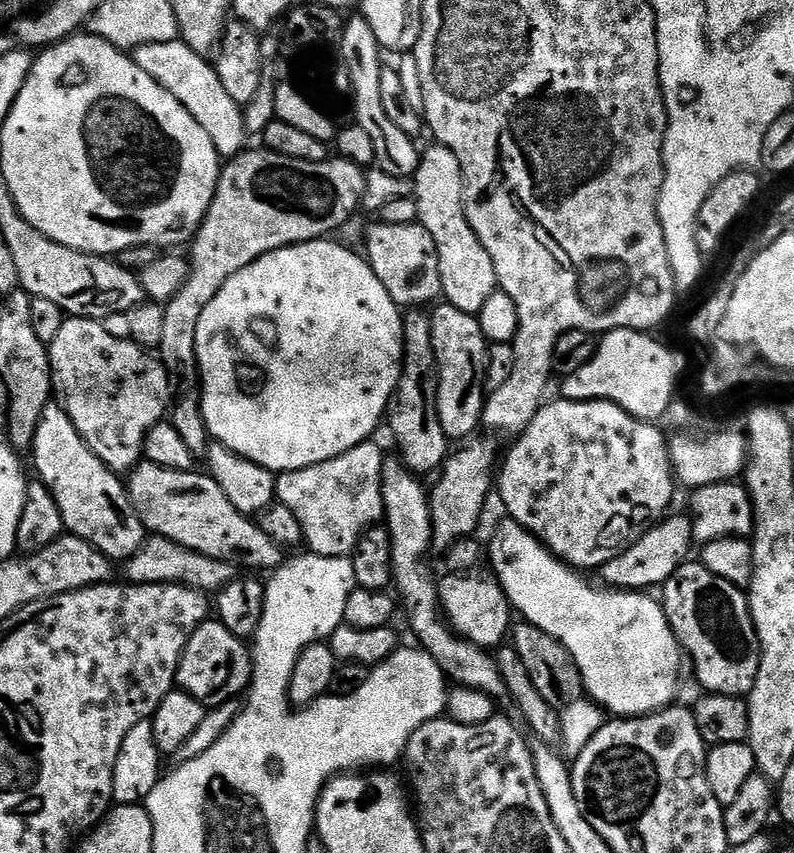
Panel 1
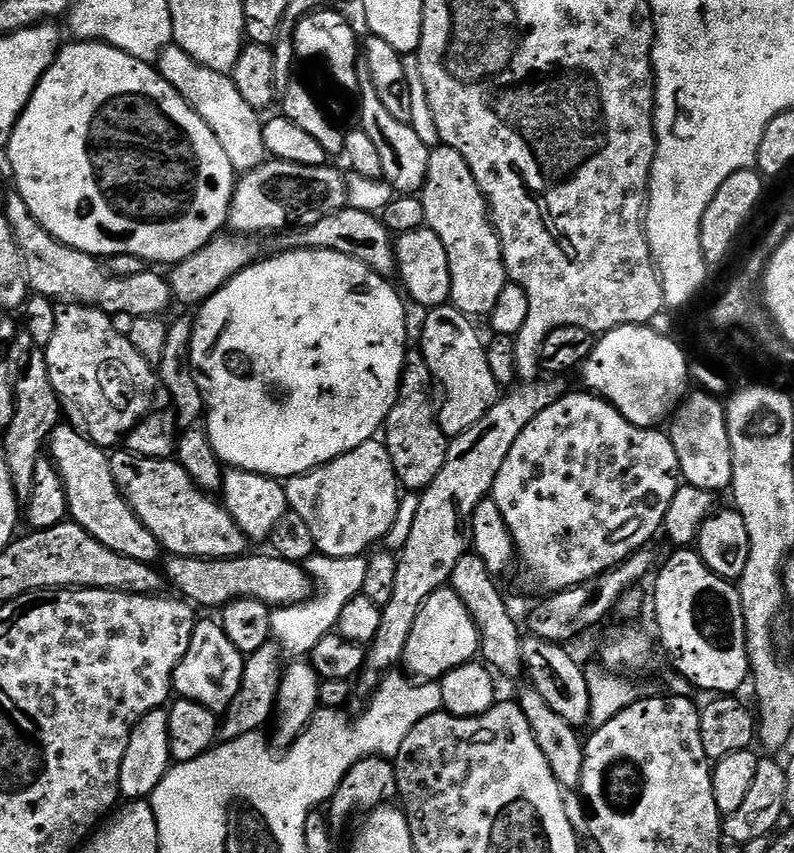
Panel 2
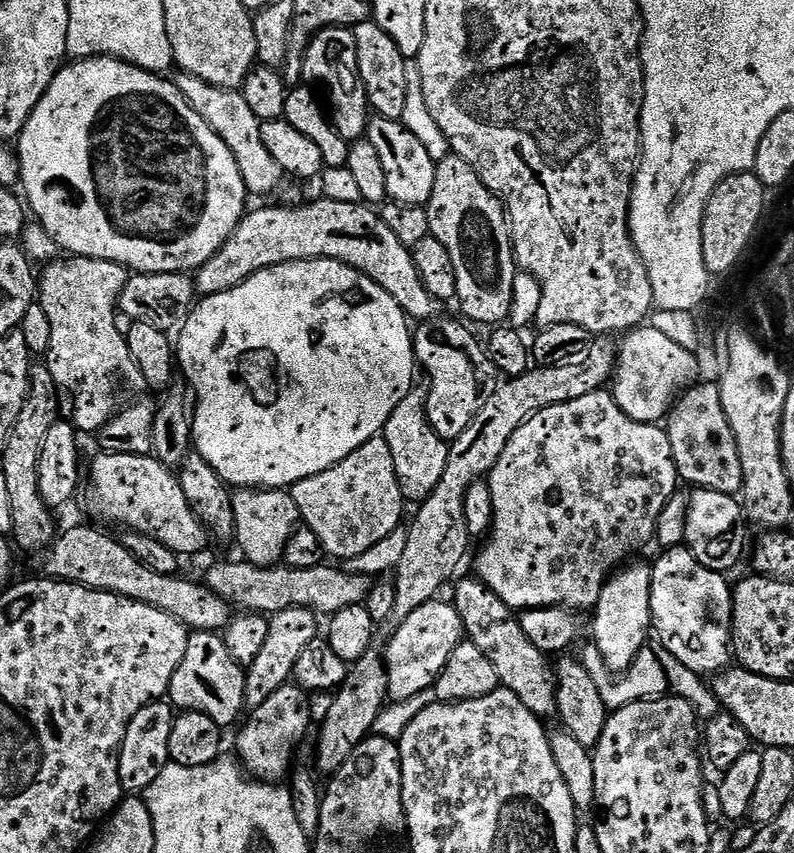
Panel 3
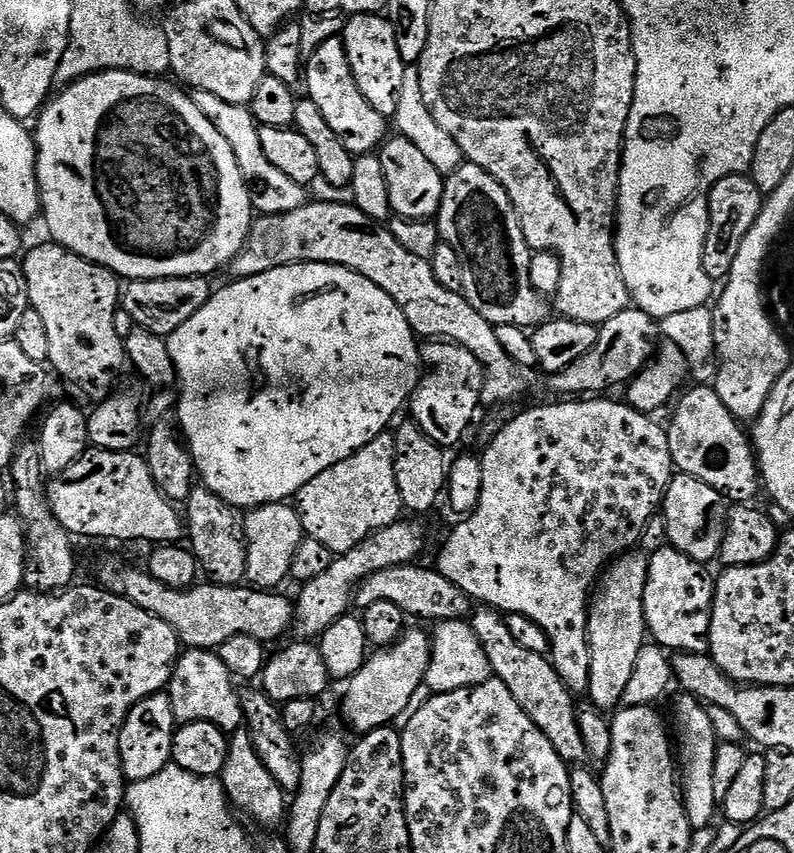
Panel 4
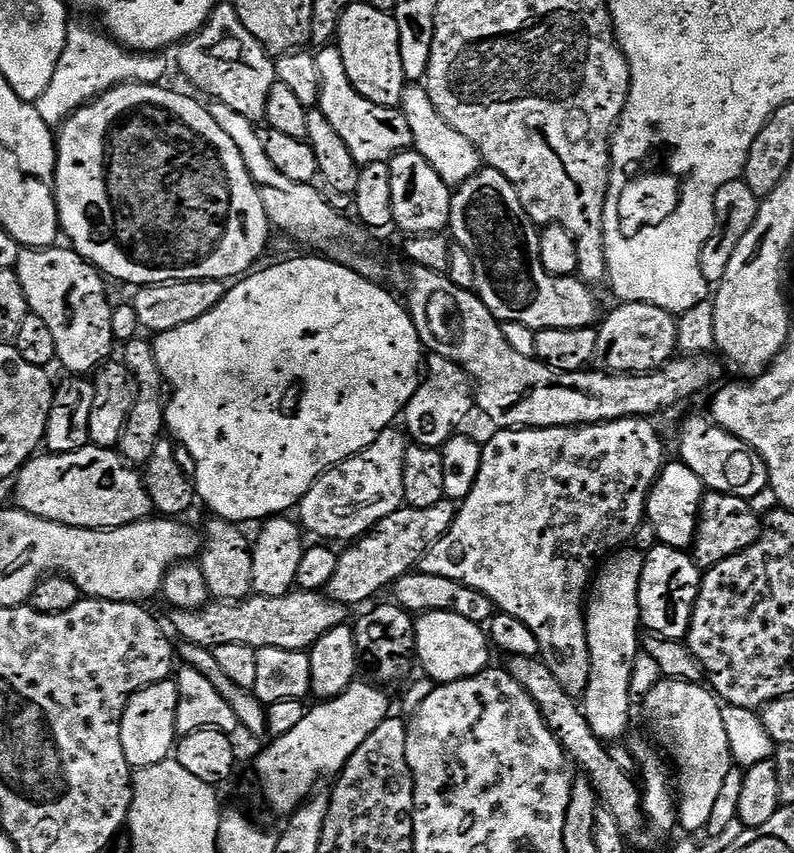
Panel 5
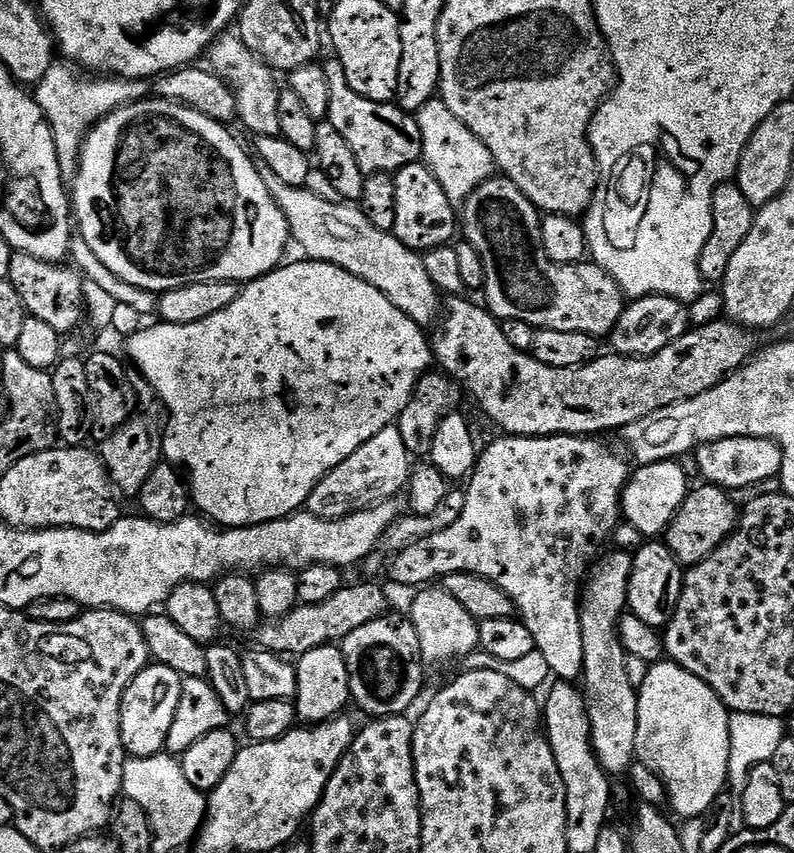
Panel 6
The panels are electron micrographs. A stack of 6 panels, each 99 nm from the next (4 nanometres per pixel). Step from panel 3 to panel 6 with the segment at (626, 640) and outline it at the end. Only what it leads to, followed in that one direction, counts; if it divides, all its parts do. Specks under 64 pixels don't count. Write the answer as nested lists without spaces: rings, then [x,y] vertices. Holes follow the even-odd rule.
[[[617,548],[601,553],[589,568],[581,593],[582,691],[590,718],[592,746],[600,767],[610,776],[627,773],[636,755],[638,692],[627,677],[627,652],[617,634],[617,622],[627,609],[632,557],[631,553]]]

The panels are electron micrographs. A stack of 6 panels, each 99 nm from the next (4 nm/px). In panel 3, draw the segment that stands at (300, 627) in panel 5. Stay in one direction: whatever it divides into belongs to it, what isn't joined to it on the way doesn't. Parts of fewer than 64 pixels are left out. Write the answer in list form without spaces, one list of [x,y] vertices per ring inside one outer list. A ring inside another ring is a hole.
[[[72,528],[69,532],[61,531],[56,539],[48,545],[43,553],[45,577],[54,580],[67,580],[69,584],[81,584],[83,588],[93,588],[99,592],[113,592],[131,600],[142,602],[146,606],[154,606],[154,610],[162,610],[170,614],[178,622],[182,622],[192,632],[220,632],[228,627],[234,615],[231,604],[226,603],[218,594],[211,592],[207,585],[195,584],[192,580],[183,580],[180,574],[162,574],[152,570],[126,549],[119,540],[114,540],[96,528]]]

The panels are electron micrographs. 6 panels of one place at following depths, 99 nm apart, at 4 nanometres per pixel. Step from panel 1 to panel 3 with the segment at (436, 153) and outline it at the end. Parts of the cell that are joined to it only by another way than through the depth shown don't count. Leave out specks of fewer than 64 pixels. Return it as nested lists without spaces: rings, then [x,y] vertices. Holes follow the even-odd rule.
[[[449,154],[436,165],[434,194],[430,194],[426,207],[432,236],[450,250],[450,262],[454,262],[456,275],[456,300],[461,310],[469,316],[469,321],[503,325],[510,314],[518,269],[516,255],[512,252],[508,213],[500,197],[487,188],[462,157]]]

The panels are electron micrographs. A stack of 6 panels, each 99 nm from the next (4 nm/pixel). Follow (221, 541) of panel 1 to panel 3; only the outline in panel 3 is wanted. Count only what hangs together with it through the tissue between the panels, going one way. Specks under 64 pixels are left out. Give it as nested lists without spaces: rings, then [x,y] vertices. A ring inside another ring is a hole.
[[[97,455],[92,464],[92,508],[104,520],[121,524],[129,533],[156,539],[180,558],[196,556],[210,541],[210,533],[195,516],[182,492],[179,475],[155,456]]]

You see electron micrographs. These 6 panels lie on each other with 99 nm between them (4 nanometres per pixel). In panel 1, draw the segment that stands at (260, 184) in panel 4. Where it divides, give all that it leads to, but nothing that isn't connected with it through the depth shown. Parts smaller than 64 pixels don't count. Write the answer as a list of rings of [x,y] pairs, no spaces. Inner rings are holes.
[[[177,38],[170,42],[143,44],[141,48],[135,49],[134,59],[139,68],[150,74],[150,78],[157,80],[166,90],[170,90],[170,94],[174,94],[174,98],[178,98],[178,102],[186,106],[194,122],[198,122],[198,126],[202,126],[202,130],[210,134],[210,142],[214,142],[216,152],[221,158],[238,156],[245,151],[247,144],[244,143],[250,140],[250,133],[244,125],[244,108],[238,102],[234,102],[230,94],[226,94],[222,82],[218,82],[215,67],[209,61],[207,64],[204,61],[207,59],[201,53]]]

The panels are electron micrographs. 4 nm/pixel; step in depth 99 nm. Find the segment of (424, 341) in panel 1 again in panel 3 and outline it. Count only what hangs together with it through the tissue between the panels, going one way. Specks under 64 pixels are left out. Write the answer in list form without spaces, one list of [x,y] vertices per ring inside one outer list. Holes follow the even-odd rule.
[[[413,387],[402,402],[398,402],[394,414],[386,422],[383,433],[386,446],[390,446],[390,455],[394,458],[394,474],[398,474],[398,486],[402,490],[405,501],[409,505],[423,504],[430,494],[434,494],[434,486],[442,482],[442,474],[446,471],[446,458],[450,447],[430,426],[428,421],[428,393],[423,387]]]

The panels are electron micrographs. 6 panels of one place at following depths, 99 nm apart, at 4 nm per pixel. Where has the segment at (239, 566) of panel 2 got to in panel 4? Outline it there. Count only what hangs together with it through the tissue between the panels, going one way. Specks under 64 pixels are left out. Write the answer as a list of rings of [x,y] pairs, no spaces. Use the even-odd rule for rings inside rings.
[[[415,563],[394,566],[390,570],[378,570],[378,574],[370,574],[355,590],[354,604],[363,610],[374,606],[374,602],[394,602],[405,617],[417,616],[420,620],[468,620],[474,611],[474,602],[465,592],[458,590],[450,578],[428,568],[416,568]]]

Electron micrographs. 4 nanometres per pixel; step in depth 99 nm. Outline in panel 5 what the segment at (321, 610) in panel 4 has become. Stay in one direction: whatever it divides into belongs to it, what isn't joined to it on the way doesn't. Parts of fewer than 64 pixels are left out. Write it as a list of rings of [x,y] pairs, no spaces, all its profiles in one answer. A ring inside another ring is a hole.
[[[445,498],[442,502],[434,502],[434,506],[425,508],[401,506],[394,510],[394,514],[382,518],[382,522],[374,525],[359,540],[349,543],[345,552],[339,553],[334,578],[330,578],[326,589],[328,599],[336,600],[345,606],[364,603],[367,605],[375,601],[375,596],[383,588],[391,589],[398,578],[413,571],[432,544],[450,530],[457,507],[457,501]]]

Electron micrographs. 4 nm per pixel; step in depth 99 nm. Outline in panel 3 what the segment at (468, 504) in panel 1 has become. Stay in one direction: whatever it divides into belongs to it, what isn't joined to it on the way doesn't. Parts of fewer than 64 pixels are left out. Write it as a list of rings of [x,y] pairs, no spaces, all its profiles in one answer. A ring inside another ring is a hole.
[[[597,335],[582,359],[549,368],[536,366],[521,376],[497,383],[494,394],[486,398],[486,406],[478,410],[478,418],[462,430],[457,440],[451,441],[442,482],[438,482],[438,486],[434,486],[434,494],[415,509],[416,517],[412,524],[407,525],[406,550],[402,553],[402,562],[394,569],[394,612],[384,624],[379,625],[370,650],[366,650],[362,658],[351,661],[347,678],[333,695],[330,714],[326,714],[318,726],[320,737],[316,740],[316,764],[325,774],[338,771],[342,762],[354,754],[356,747],[373,735],[378,714],[389,699],[388,671],[384,665],[384,649],[388,647],[388,641],[398,626],[418,610],[418,606],[437,599],[441,595],[440,587],[457,575],[455,572],[459,570],[470,543],[464,513],[466,490],[470,490],[476,480],[487,477],[498,458],[502,458],[502,450],[506,450],[506,442],[510,442],[514,430],[518,430],[518,426],[525,424],[531,416],[562,402],[574,402],[574,398],[586,398],[586,394],[601,391],[613,379],[618,344],[612,340],[615,339],[611,335]]]

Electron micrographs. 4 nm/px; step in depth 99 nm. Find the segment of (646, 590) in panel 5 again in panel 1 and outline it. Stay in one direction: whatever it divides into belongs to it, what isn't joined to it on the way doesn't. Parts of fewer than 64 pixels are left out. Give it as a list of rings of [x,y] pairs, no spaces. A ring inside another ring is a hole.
[[[686,562],[678,570],[674,570],[672,577],[662,586],[663,592],[662,603],[666,618],[690,664],[692,660],[696,667],[696,680],[704,687],[703,691],[708,694],[717,692],[747,698],[754,690],[760,665],[760,643],[748,609],[747,595],[726,582],[726,578],[718,578],[718,574],[714,574],[705,564],[699,562]]]

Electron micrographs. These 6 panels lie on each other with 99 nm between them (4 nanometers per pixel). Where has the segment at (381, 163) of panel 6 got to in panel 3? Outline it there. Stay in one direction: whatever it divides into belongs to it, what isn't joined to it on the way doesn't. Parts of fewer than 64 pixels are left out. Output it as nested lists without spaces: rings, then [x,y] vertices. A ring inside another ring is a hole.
[[[323,28],[312,38],[304,59],[304,80],[317,80],[328,91],[330,119],[344,140],[355,142],[367,133],[370,109],[364,83],[358,74],[358,50],[352,28]]]

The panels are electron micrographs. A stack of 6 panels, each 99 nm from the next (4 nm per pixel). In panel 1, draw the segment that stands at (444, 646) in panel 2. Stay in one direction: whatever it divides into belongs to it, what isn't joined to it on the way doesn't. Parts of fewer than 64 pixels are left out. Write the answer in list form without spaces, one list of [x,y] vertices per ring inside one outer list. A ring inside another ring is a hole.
[[[448,574],[439,581],[440,607],[457,636],[465,636],[474,646],[496,650],[505,643],[513,627],[514,609],[508,603],[502,586],[491,574]]]

